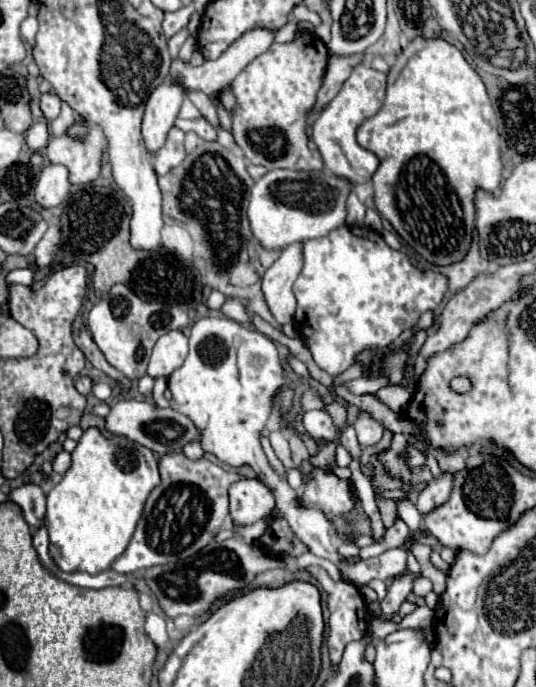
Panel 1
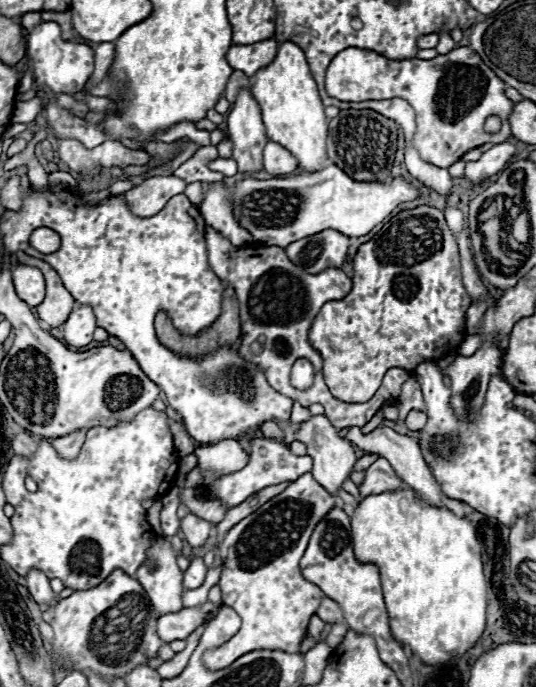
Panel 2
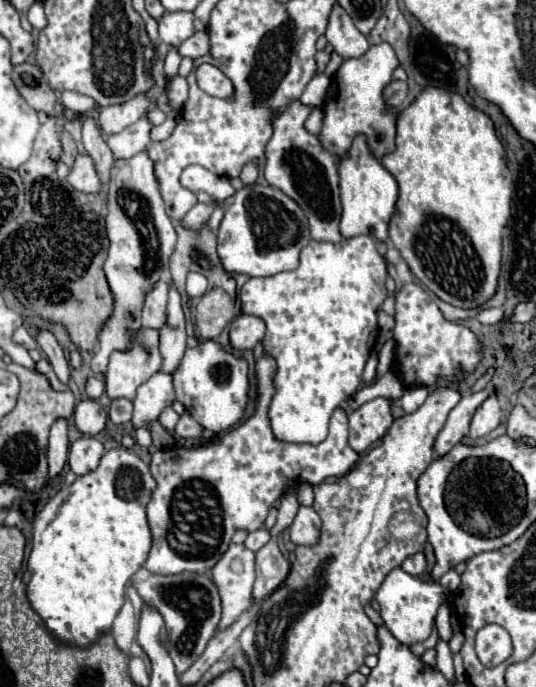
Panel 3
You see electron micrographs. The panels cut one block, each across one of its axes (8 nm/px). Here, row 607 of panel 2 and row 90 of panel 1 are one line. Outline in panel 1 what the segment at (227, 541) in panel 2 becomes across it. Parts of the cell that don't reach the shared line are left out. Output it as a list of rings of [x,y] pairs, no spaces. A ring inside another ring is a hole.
[[[298,32],[292,42],[286,44],[272,44],[268,52],[260,54],[252,60],[230,84],[230,90],[236,98],[236,106],[232,108],[232,136],[236,144],[244,150],[246,158],[252,164],[266,166],[268,170],[276,168],[292,168],[292,170],[312,170],[322,168],[322,158],[312,156],[308,148],[306,136],[306,112],[316,102],[316,94],[324,82],[328,66],[328,48],[326,44],[316,38],[312,32]]]

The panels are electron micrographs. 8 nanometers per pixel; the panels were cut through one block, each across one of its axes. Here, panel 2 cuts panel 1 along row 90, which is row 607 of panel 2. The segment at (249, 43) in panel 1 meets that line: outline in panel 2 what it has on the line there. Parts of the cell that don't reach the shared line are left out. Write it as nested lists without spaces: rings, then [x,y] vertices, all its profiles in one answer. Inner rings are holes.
[[[206,602],[202,608],[182,608],[180,612],[166,614],[158,618],[158,636],[166,644],[174,640],[184,640],[188,638],[200,624],[206,624],[210,618],[216,616],[220,606],[214,606]]]

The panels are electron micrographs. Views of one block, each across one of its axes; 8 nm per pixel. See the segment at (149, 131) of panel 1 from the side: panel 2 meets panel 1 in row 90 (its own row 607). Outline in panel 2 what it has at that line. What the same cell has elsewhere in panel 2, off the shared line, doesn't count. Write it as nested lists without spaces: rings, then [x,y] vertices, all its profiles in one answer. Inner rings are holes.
[[[156,538],[148,550],[146,562],[136,570],[136,580],[146,590],[158,616],[164,612],[178,612],[182,606],[182,570],[176,564],[174,554],[166,538]]]

